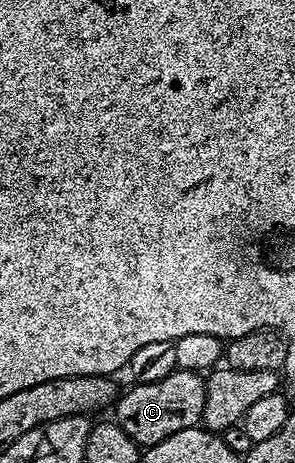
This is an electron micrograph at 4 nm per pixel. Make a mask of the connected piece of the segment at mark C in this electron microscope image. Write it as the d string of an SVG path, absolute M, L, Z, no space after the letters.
M176 368L171 375L146 385L134 384L133 389L124 390L115 402L115 420L135 443L148 447L155 443L163 443L171 435L179 431L196 429L201 425L203 403L205 402L205 377L200 373L183 371Z

